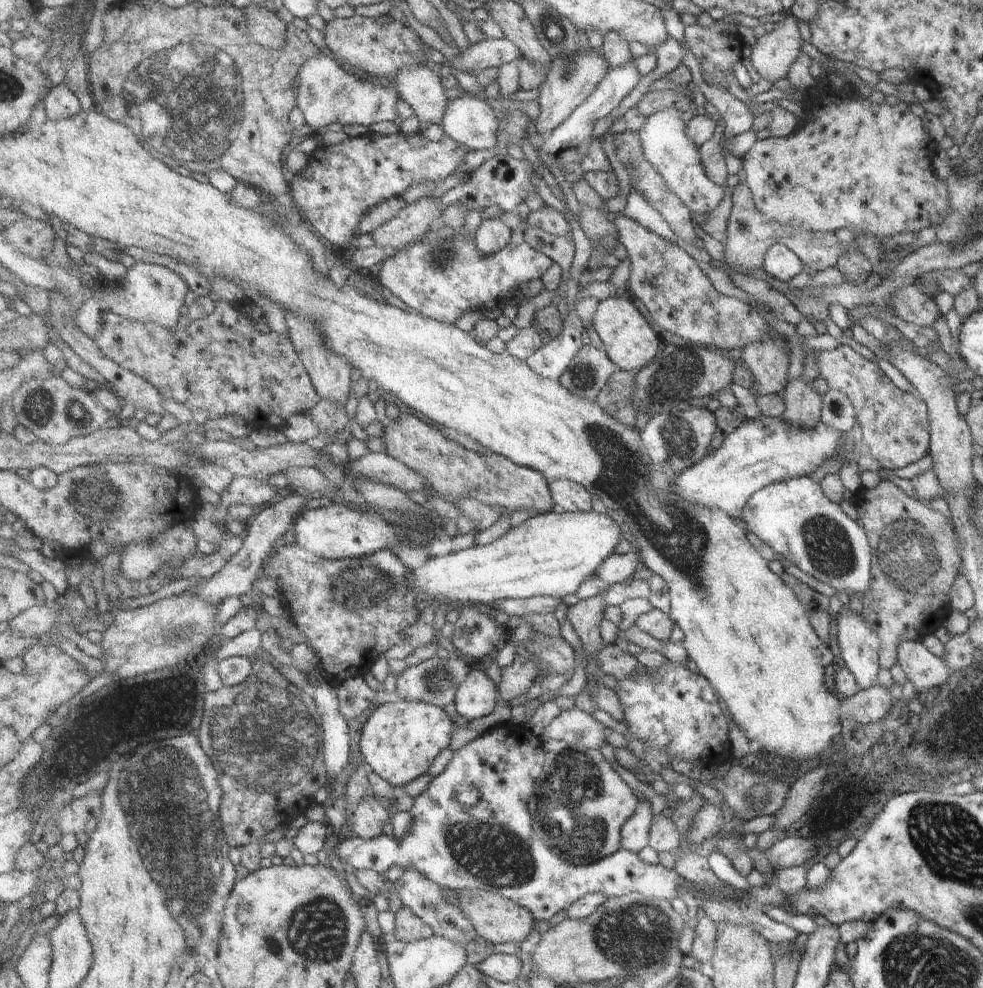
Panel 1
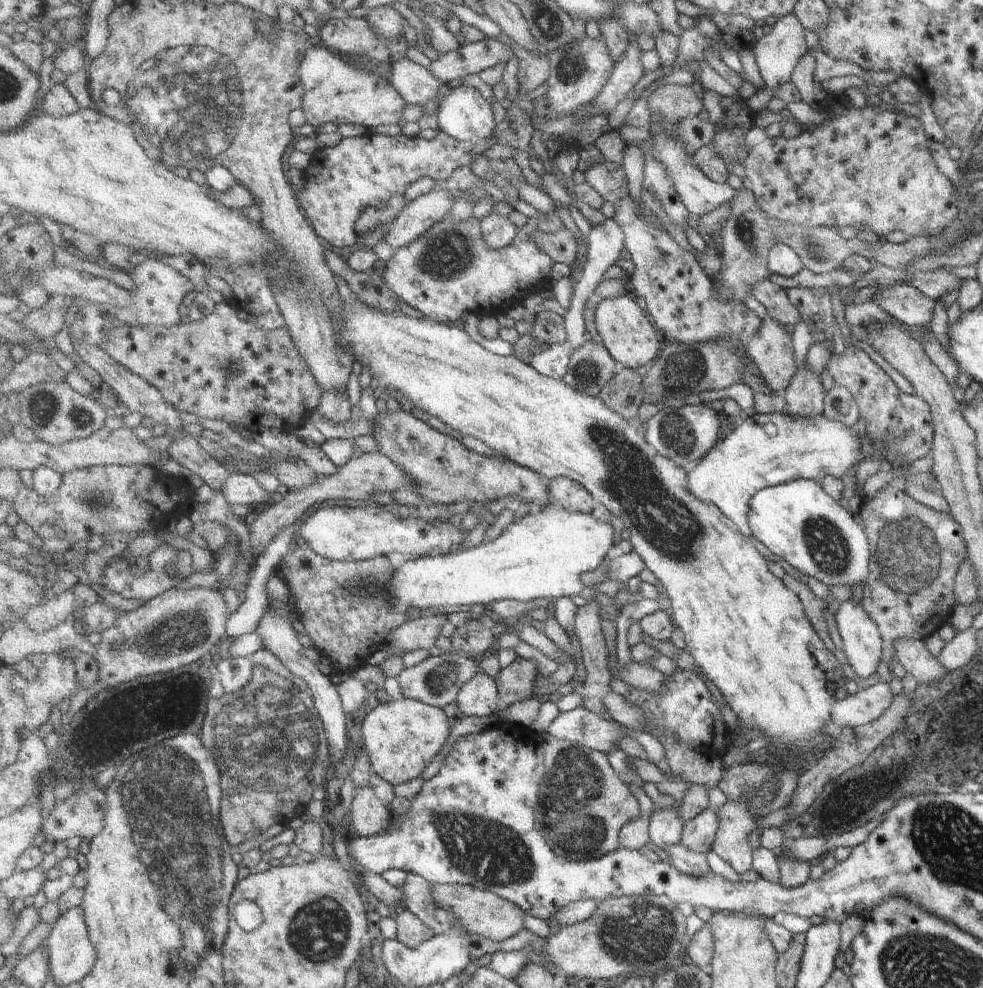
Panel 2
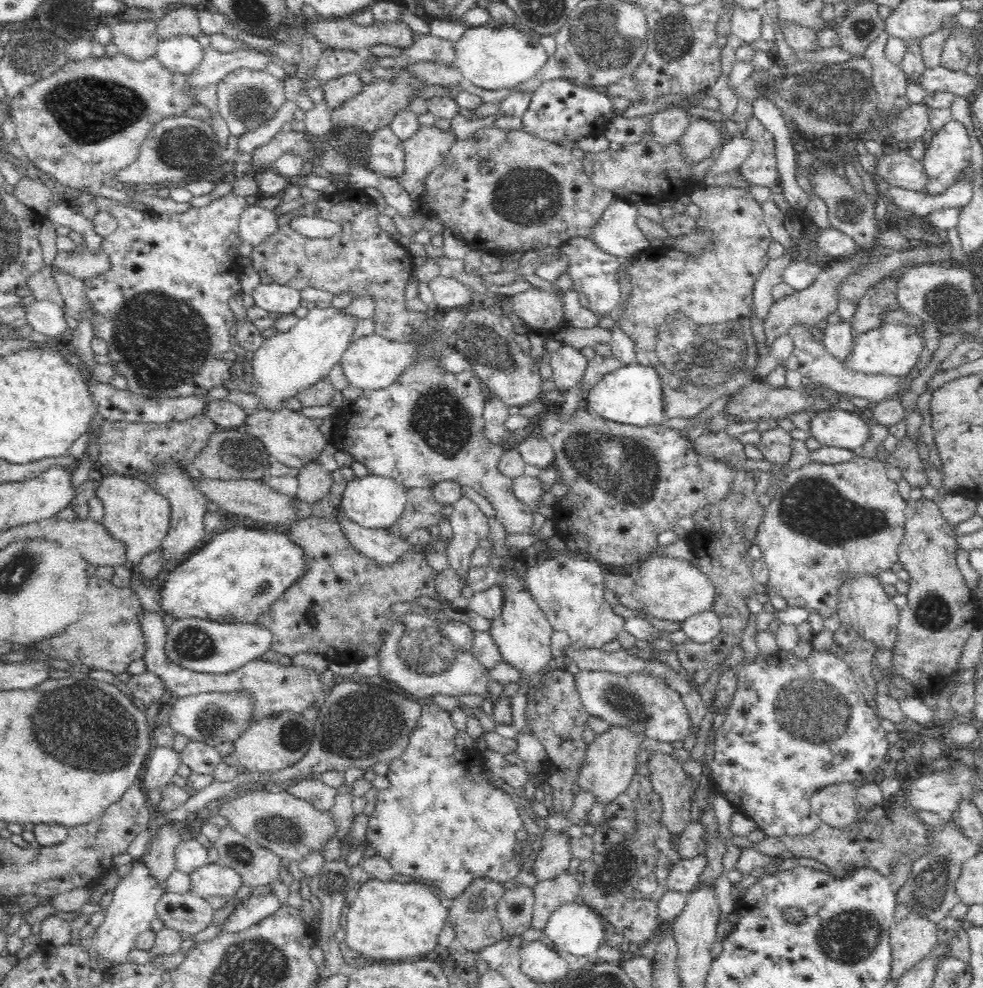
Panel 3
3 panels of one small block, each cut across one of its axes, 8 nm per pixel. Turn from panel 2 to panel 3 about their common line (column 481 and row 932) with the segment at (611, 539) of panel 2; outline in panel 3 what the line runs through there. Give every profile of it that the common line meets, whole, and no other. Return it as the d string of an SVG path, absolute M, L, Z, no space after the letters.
M576 901L557 908L545 924L546 940L562 954L590 956L606 942L601 917Z

